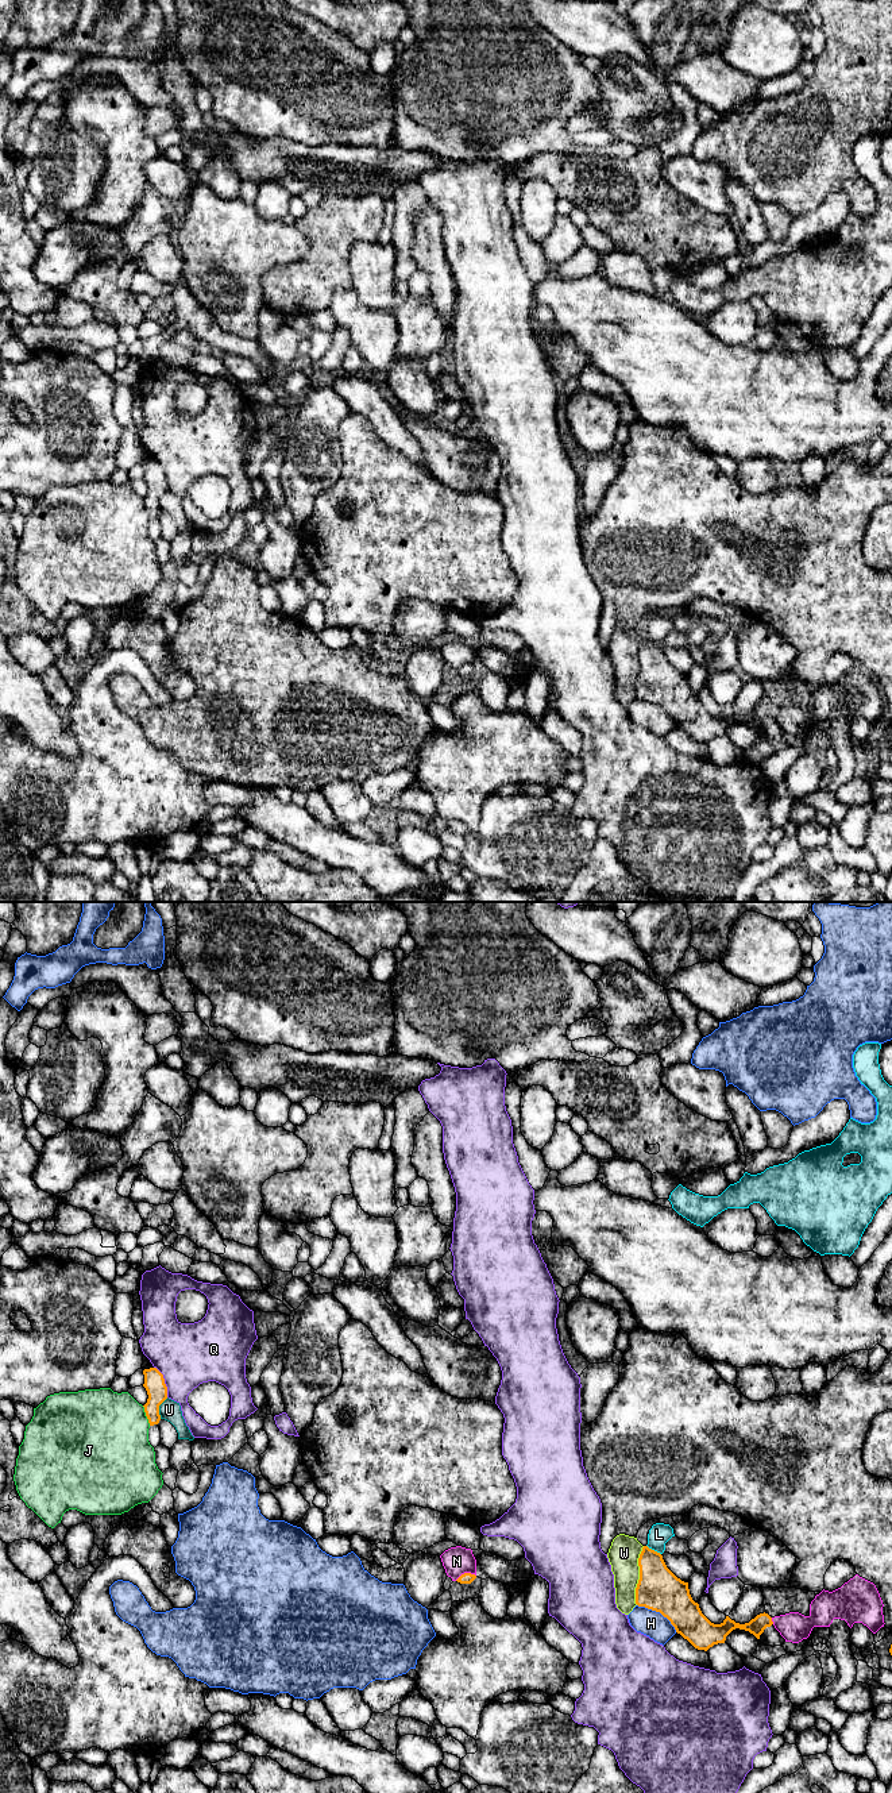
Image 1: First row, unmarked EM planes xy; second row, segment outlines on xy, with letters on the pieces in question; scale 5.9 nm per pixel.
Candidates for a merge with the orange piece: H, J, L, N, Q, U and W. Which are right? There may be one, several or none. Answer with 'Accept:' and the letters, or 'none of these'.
Accept: none of these

